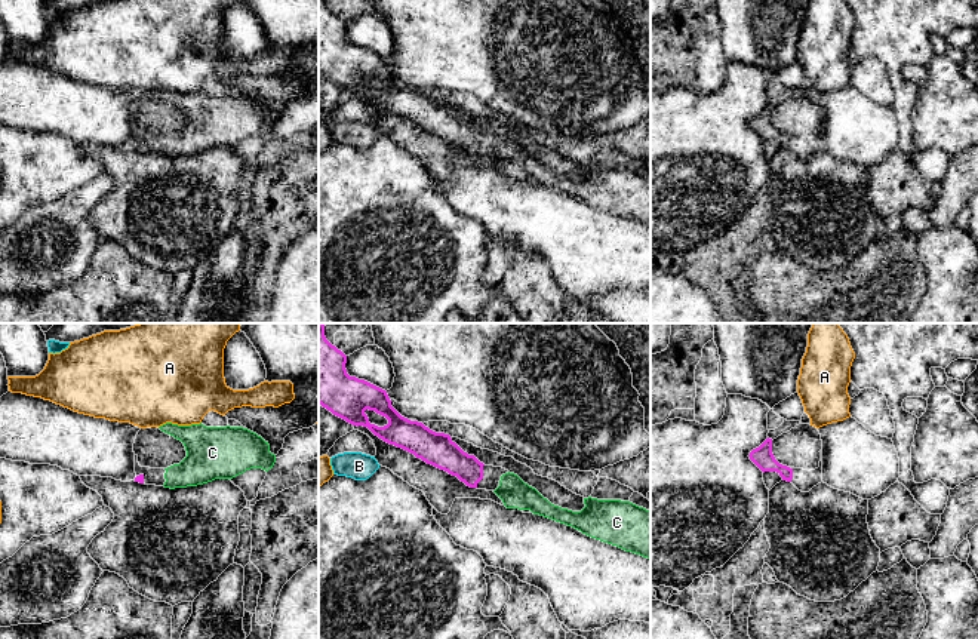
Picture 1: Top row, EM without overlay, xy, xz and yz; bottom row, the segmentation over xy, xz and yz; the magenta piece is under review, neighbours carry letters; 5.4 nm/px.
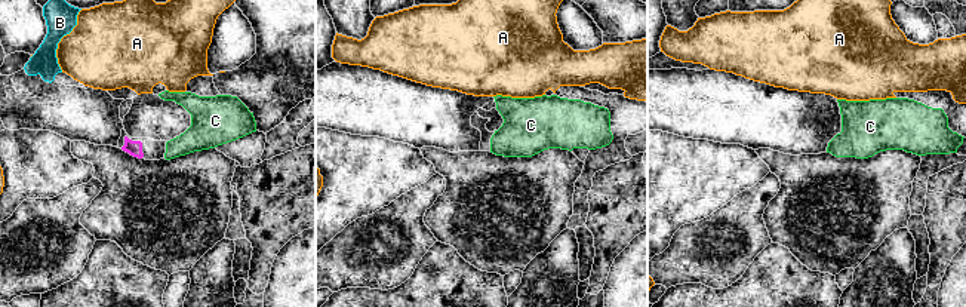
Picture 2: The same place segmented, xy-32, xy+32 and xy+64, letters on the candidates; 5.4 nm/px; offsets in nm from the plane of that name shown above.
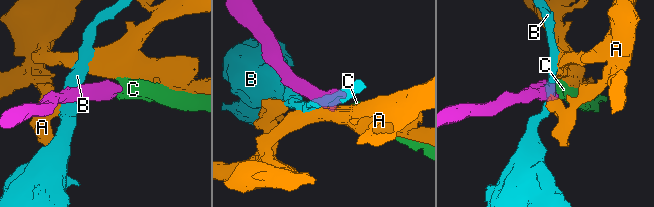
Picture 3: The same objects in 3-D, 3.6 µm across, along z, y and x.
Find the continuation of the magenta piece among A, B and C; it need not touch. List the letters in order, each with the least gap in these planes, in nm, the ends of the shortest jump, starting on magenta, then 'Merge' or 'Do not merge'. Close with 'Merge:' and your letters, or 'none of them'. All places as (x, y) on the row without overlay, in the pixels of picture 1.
A: Distance 220 nm. Across: xz (347, 89), (326, 123). Do not merge
B: Distance 100 nm. Across: xz (384, 108), (374, 125). Do not merge
C: Distance 100 nm. Across: xz (482, 146), (495, 157). Merge
Merge: C

